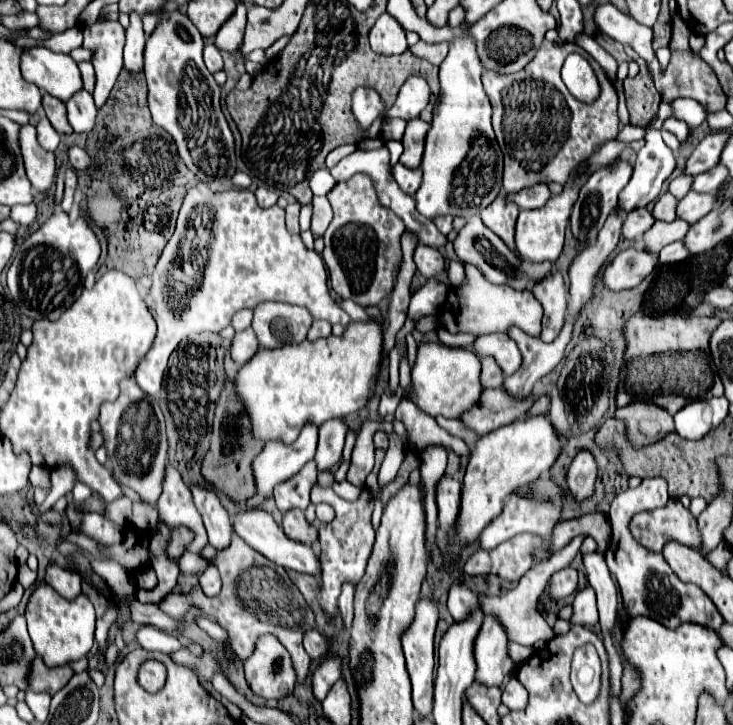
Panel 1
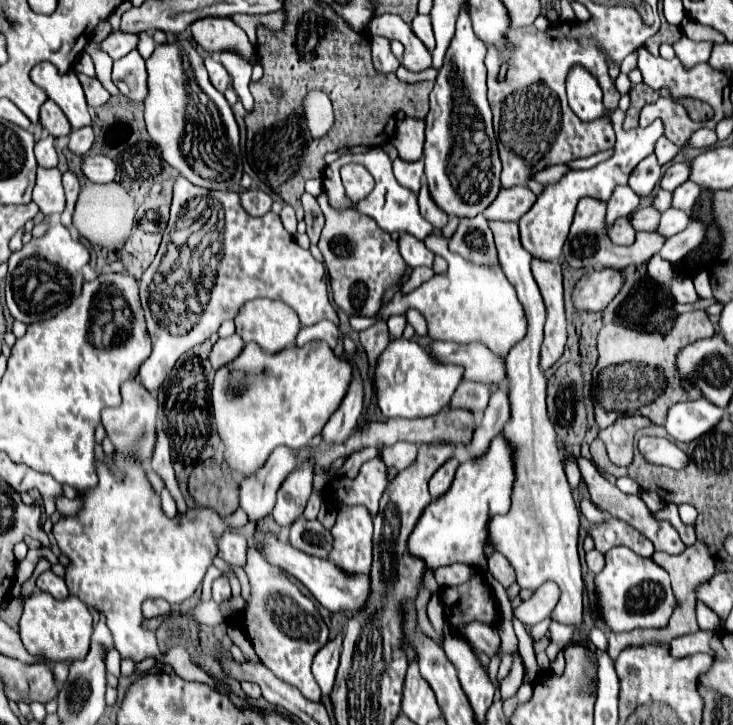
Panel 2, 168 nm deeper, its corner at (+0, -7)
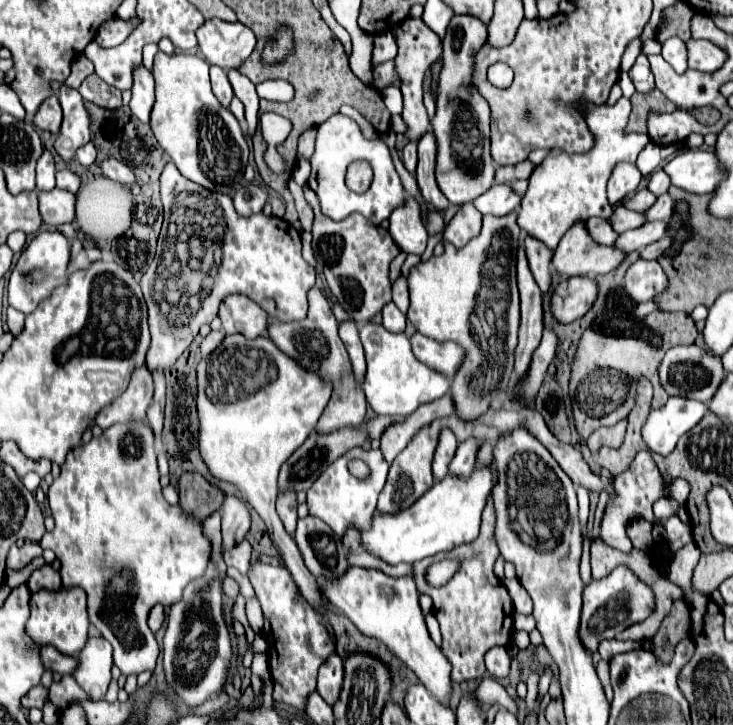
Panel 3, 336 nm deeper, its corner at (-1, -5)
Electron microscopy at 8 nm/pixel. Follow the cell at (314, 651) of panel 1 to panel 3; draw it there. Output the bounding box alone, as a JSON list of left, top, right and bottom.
[318,654,344,706]

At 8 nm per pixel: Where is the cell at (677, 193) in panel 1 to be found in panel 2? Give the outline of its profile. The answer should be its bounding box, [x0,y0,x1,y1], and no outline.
[653,190,673,212]

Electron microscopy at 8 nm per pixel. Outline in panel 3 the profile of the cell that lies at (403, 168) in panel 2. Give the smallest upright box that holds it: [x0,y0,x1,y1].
[402,142,418,174]

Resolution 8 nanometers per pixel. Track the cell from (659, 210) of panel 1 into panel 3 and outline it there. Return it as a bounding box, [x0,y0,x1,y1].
[608,206,644,234]

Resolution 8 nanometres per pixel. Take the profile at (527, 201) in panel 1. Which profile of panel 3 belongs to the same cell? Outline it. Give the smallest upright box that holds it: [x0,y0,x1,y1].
[472,184,522,216]

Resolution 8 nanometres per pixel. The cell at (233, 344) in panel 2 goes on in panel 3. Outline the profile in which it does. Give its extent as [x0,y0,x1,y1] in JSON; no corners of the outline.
[200,332,224,356]

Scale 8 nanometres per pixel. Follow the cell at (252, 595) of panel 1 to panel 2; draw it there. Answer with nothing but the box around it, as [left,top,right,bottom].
[231,548,329,702]

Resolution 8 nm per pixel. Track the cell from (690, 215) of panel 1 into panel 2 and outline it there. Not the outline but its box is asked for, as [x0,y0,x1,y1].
[657,208,691,238]

